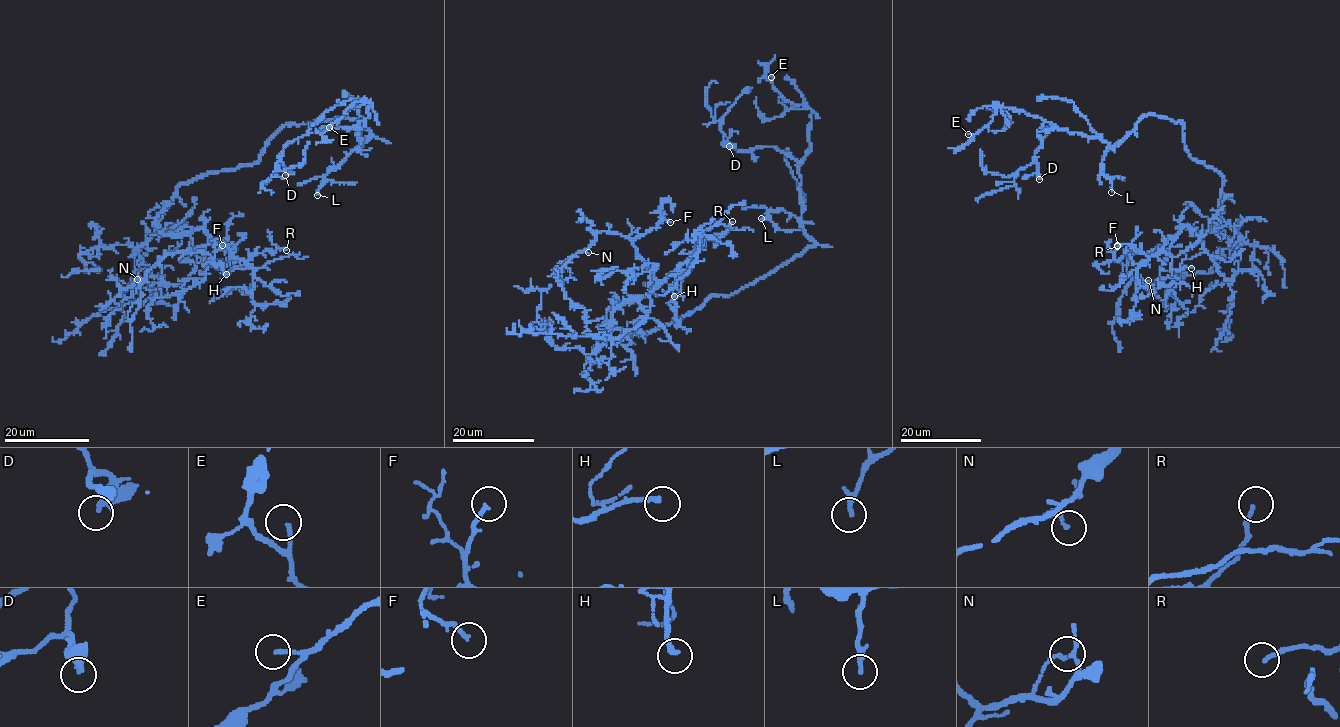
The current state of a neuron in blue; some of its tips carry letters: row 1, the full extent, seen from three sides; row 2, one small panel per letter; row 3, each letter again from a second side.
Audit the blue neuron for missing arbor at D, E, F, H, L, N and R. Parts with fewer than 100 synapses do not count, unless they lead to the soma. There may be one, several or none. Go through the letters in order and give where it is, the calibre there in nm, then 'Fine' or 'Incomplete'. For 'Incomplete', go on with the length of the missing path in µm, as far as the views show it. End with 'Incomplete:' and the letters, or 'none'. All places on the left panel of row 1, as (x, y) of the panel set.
D: Place: (285, 175). Thickness 340 nm. Fine
E: Place: (329, 127). Thickness 180 nm. Fine
F: Place: (222, 245). Thickness 190 nm. Fine
H: Place: (226, 274). Thickness 240 nm. Fine
L: Place: (317, 195). Thickness 220 nm. Fine
N: Place: (137, 279). Thickness 140 nm. Fine
R: Place: (286, 250). Thickness 160 nm. Fine
Incomplete: none

